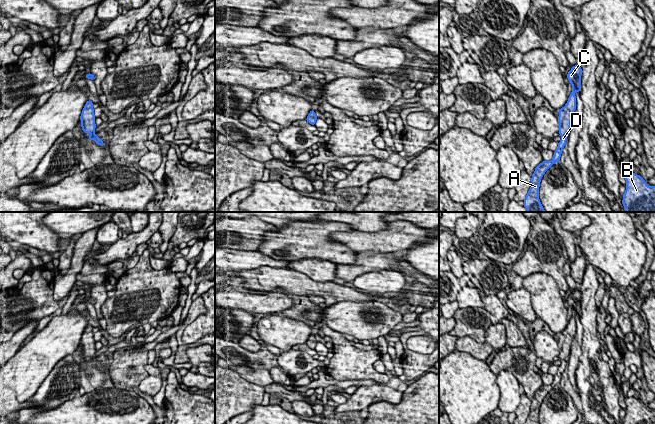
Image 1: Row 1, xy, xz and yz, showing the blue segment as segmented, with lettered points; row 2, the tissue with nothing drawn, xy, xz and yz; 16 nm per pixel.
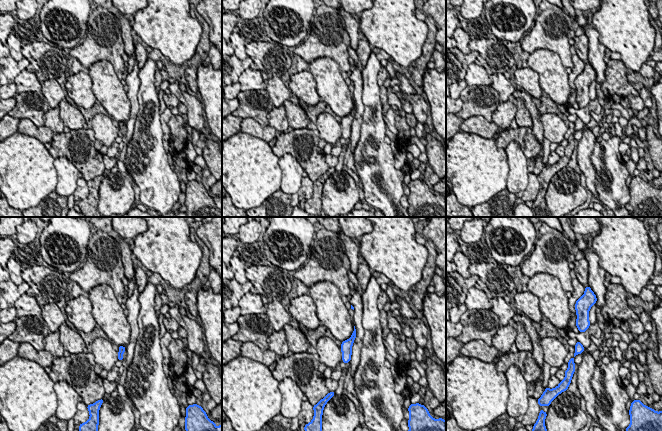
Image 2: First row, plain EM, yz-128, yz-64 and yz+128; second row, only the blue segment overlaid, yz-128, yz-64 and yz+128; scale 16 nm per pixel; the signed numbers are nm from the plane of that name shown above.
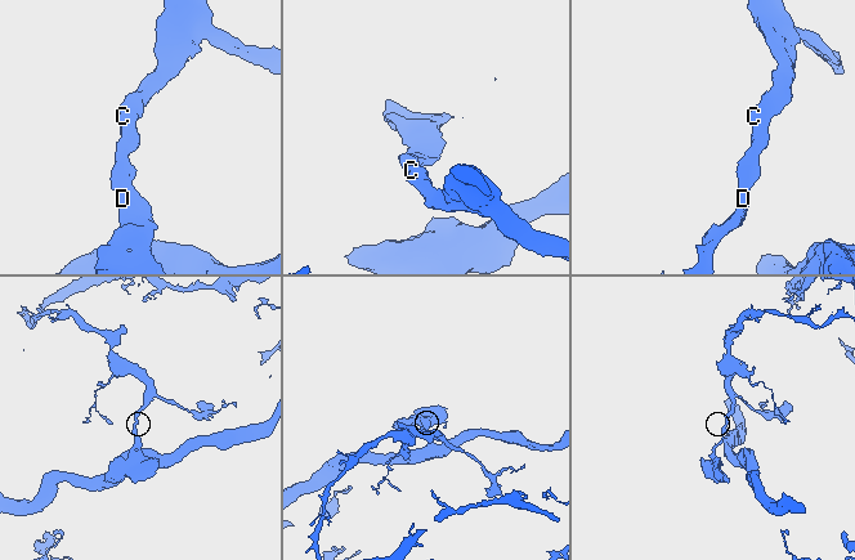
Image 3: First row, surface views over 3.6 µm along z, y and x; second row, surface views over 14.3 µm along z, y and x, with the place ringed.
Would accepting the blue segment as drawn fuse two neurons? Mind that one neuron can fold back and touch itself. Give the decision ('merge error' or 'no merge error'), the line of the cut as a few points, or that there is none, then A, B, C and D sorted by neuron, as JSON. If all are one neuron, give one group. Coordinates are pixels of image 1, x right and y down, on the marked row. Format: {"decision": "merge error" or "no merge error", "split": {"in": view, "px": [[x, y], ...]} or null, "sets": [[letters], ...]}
{"decision": "no merge error", "split": null, "sets": [["A", "B", "C", "D"]]}

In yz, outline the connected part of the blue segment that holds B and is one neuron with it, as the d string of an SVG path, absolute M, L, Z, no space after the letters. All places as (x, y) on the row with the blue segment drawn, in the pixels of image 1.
M635 173L625 174L626 190L623 194L625 212L655 212L655 186L649 187Z

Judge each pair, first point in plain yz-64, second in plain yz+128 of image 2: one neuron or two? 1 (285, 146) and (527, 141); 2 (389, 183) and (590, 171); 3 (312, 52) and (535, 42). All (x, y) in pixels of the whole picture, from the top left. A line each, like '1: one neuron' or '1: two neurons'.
1: one neuron
2: two neurons
3: one neuron

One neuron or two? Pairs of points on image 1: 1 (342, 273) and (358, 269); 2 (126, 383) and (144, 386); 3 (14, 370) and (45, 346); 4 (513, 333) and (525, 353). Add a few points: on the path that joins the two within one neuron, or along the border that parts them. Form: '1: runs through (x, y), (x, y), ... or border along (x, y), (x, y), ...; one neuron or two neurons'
1: runs through (346, 272), (354, 270); one neuron
2: border along (149, 375), (137, 386); two neurons
3: runs through (22, 369), (37, 354); one neuron
4: border along (509, 346), (523, 347); two neurons

